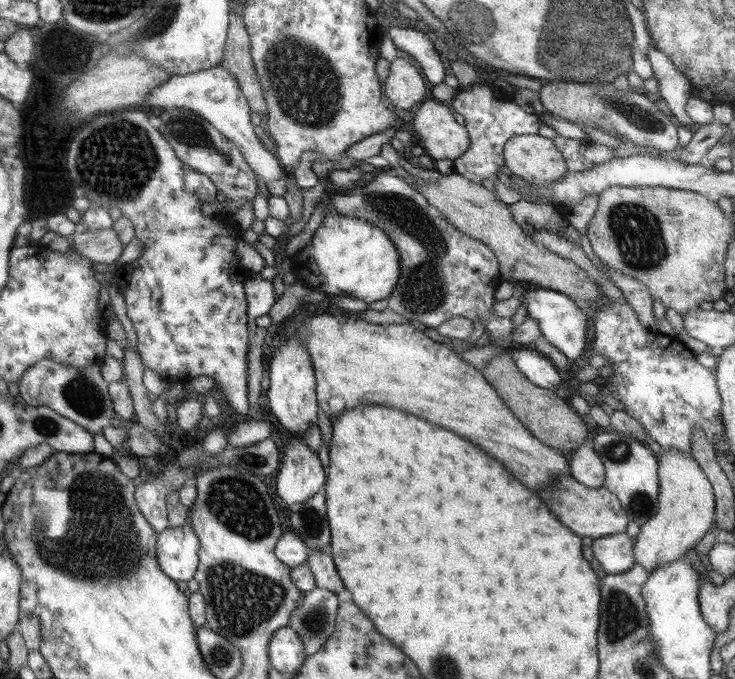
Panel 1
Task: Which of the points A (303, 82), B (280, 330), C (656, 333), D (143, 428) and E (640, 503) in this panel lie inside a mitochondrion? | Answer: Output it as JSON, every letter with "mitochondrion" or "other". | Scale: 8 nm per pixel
{"A":"mitochondrion","B":"other","C":"other","D":"other","E":"mitochondrion"}

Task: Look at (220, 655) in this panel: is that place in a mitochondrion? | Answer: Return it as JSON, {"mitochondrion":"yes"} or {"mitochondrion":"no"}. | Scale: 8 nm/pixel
{"mitochondrion":"yes"}

